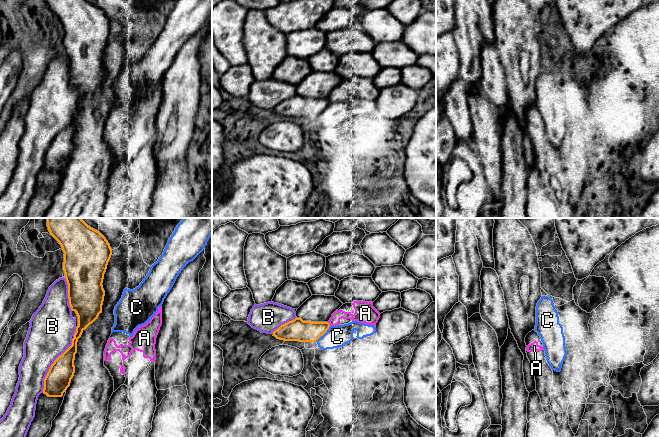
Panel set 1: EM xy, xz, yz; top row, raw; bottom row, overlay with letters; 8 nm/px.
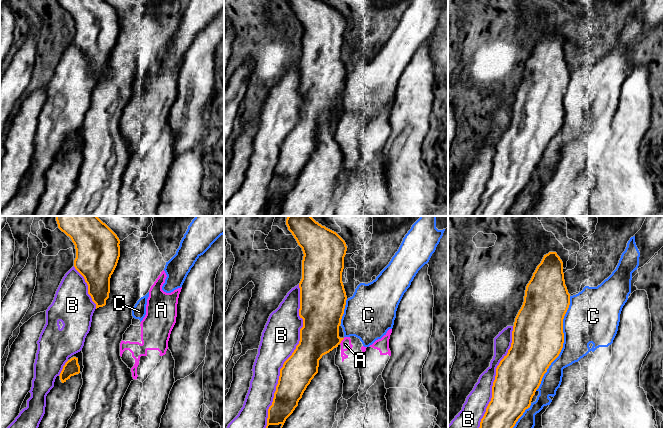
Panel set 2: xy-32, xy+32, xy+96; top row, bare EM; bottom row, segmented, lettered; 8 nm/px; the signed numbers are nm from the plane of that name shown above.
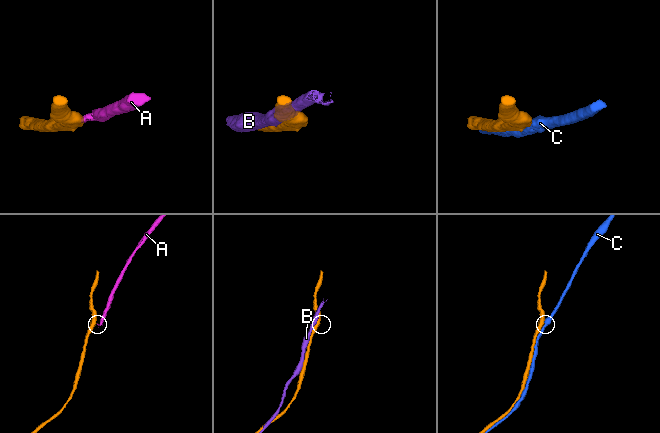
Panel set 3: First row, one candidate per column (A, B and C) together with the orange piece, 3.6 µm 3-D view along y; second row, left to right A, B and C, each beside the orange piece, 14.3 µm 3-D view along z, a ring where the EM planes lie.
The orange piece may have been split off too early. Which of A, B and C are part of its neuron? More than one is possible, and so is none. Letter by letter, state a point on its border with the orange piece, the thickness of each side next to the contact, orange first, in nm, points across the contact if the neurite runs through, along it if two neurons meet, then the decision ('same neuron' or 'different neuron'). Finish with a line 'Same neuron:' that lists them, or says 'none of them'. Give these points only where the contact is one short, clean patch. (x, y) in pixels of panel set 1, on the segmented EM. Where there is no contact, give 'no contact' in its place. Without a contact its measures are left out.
A: contact xz (329, 324); calibres 180 and 90 nm; border xz (327, 322), (330, 325); different neuron
B: contact xy (51, 366); calibres 200 and 360 nm; different neuron
C: contact xz (323, 334); calibres 180 and 180 nm; different neuron
Same neuron: none of them

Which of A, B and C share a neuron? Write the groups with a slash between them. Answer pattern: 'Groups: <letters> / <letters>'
Groups: A / B / C

